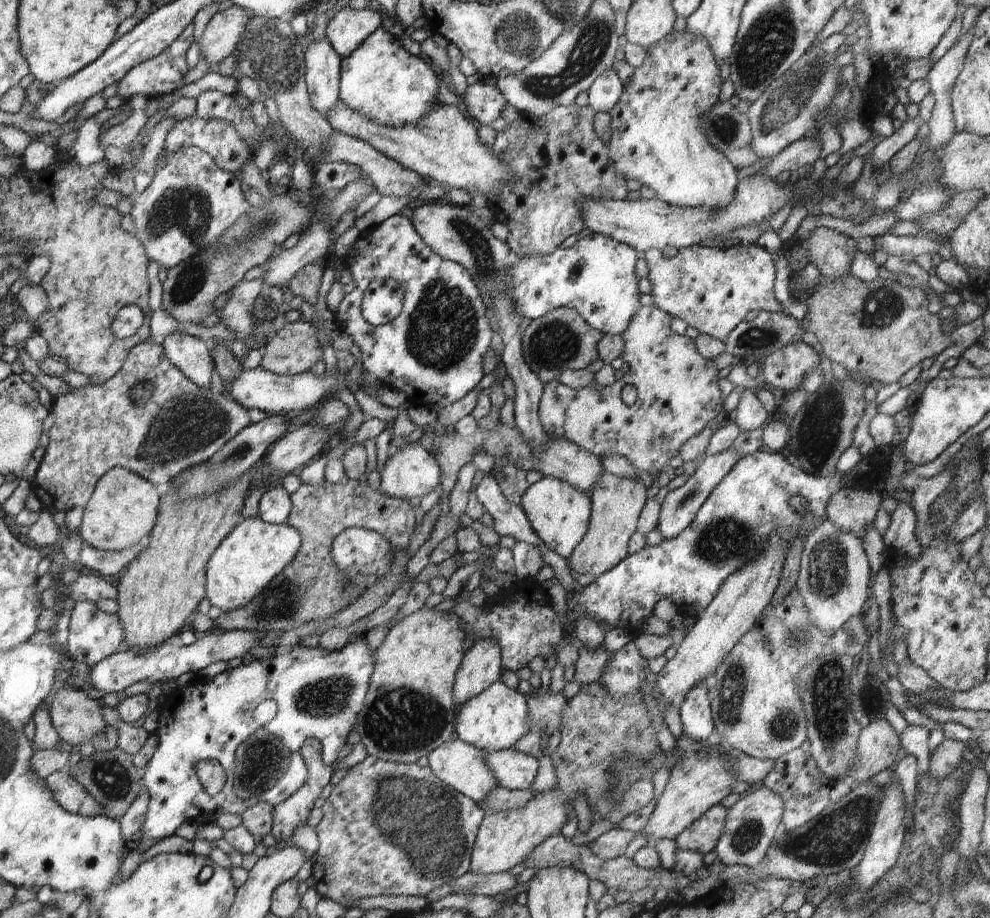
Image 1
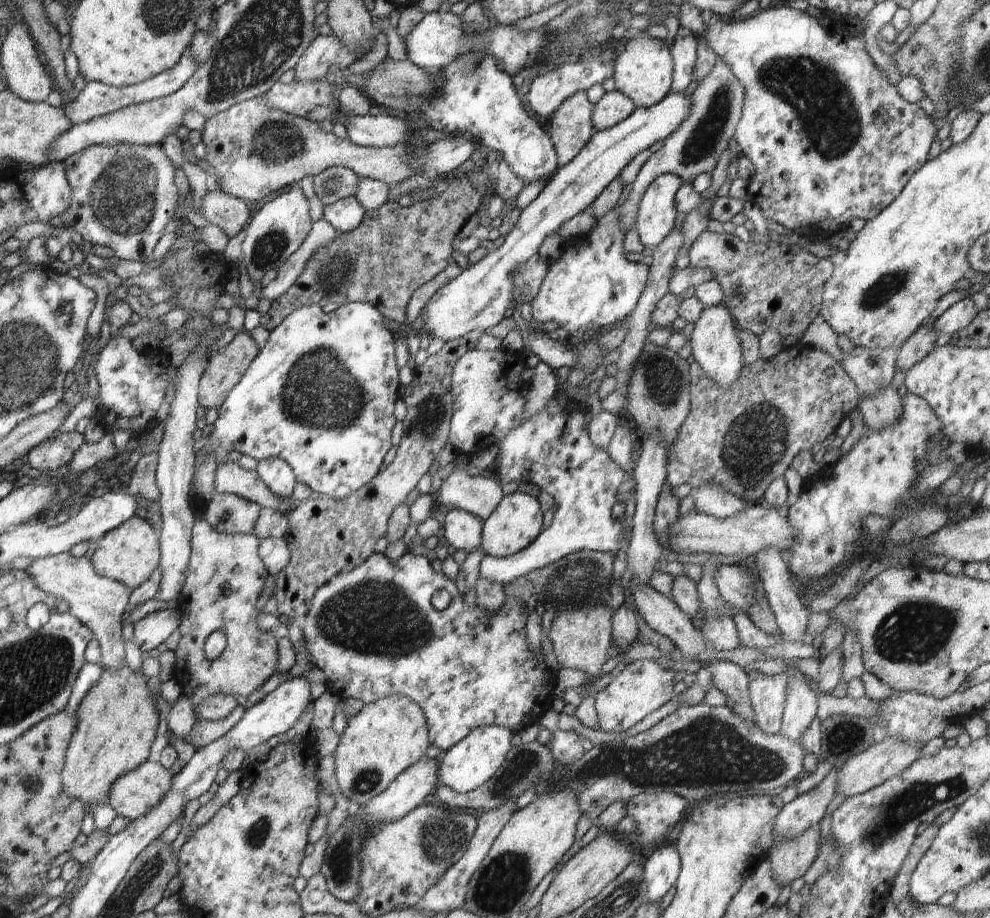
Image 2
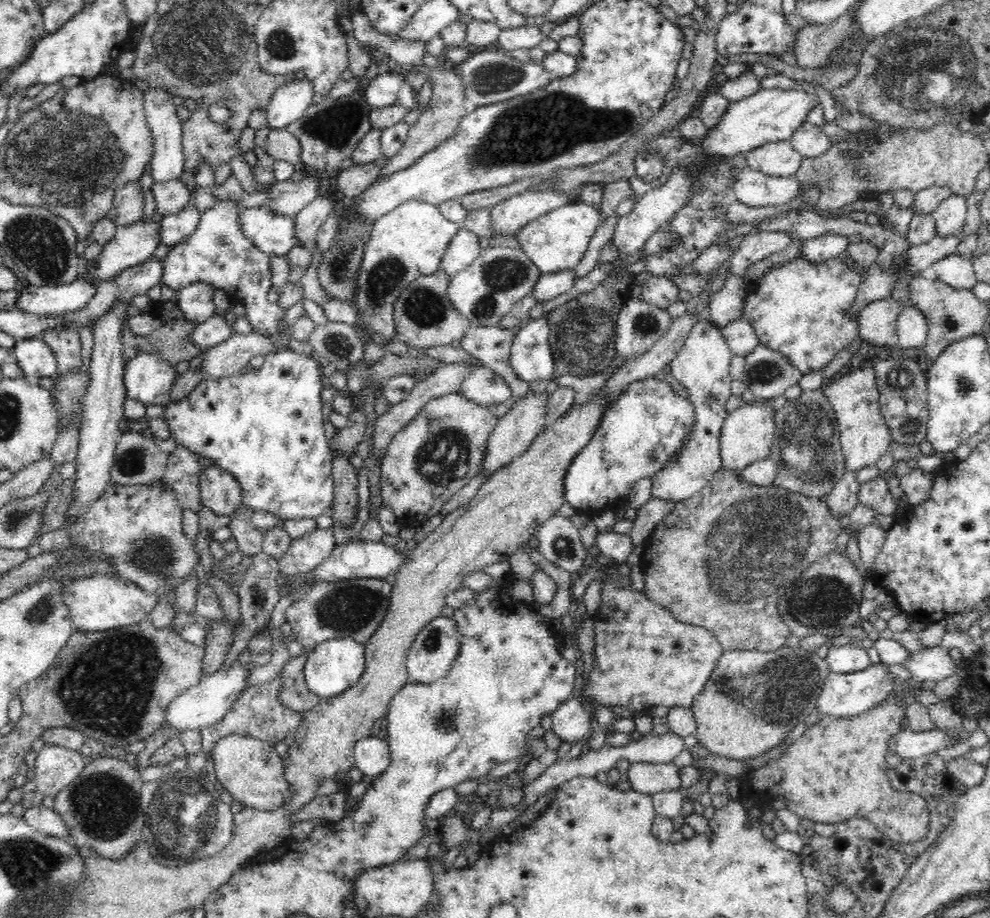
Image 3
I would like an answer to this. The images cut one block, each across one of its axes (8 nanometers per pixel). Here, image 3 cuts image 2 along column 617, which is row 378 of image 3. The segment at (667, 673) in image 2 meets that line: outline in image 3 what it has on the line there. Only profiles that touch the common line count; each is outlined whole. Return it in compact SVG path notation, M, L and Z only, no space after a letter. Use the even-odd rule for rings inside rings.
M700 318L700 322L694 324L690 330L684 346L678 351L676 357L671 360L672 376L680 385L688 389L689 398L696 409L696 426L691 438L682 448L676 463L669 463L662 470L651 476L652 497L658 500L668 500L676 504L692 496L696 496L700 490L714 478L718 470L722 469L722 457L720 457L720 436L724 422L729 416L726 404L732 395L730 377L732 351L720 333L720 328L708 320Z

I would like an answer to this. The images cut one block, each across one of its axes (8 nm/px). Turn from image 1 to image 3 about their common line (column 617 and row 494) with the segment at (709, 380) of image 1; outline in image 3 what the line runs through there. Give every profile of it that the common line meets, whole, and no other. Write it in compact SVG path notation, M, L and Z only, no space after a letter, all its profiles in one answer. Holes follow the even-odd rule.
M451 393L426 402L417 416L392 438L386 456L382 458L382 464L379 464L381 469L379 484L383 506L394 512L398 523L405 530L419 527L432 516L436 516L454 494L480 474L479 470L486 458L489 437L492 430L494 431L494 426L490 422L492 418L488 410L480 410L470 399L459 393Z

